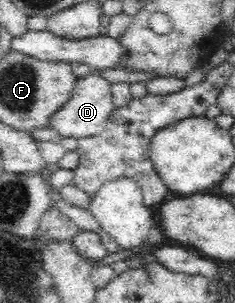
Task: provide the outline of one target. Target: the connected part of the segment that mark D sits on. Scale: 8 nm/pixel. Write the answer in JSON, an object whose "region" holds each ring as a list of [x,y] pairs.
{"region":[[[92,71],[78,78],[71,92],[71,97],[50,119],[50,127],[57,130],[61,138],[84,138],[100,134],[111,122],[110,116],[115,109],[111,84],[100,74]]]}

